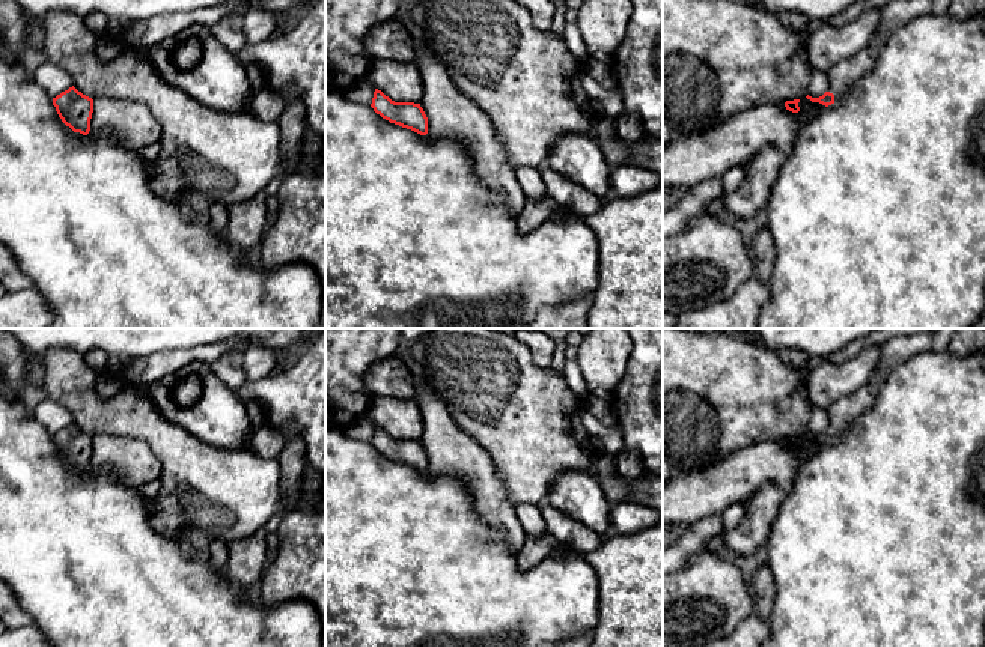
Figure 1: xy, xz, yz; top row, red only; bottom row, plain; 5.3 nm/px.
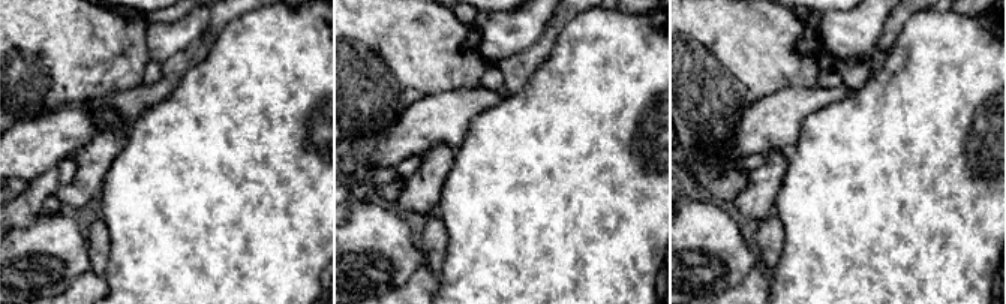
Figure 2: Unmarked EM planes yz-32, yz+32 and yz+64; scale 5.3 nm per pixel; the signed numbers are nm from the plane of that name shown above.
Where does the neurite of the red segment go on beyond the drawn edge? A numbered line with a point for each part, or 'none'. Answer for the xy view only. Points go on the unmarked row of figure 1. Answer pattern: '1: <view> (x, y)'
none

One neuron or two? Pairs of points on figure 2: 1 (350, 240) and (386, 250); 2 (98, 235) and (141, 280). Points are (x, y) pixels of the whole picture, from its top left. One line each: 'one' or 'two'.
1: one
2: two

